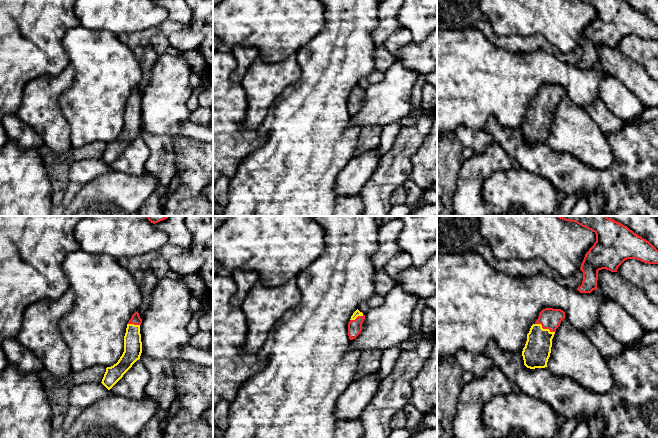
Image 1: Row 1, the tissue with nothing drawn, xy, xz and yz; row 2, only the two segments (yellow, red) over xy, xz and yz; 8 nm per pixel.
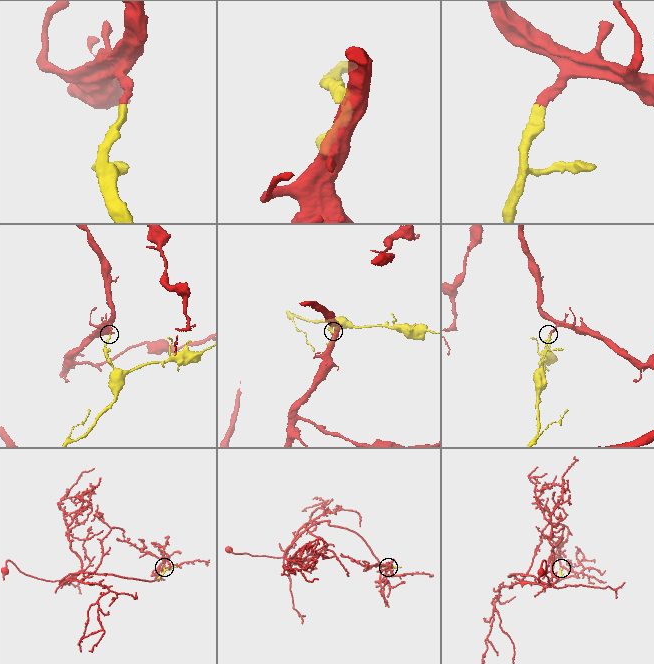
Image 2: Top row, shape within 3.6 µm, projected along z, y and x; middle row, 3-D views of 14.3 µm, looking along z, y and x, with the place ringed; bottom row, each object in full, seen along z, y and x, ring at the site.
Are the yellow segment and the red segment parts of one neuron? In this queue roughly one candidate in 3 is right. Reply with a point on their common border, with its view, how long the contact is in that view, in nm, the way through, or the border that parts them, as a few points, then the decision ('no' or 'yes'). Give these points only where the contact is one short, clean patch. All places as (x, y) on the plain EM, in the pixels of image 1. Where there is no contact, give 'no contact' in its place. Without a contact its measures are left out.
contact yz (544, 105); length 180 nm; way yz (536, 128), (539, 113), (544, 105), (549, 94); yes

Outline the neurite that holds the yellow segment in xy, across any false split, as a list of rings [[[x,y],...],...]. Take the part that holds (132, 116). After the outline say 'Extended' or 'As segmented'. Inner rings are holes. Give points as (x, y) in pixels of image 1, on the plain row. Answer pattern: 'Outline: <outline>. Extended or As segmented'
Outline: [[[138,87],[135,88],[129,96],[124,112],[124,128],[118,138],[111,143],[106,144],[106,148],[102,155],[102,160],[110,166],[132,143],[132,141],[140,135],[142,129],[142,118],[140,110],[140,101],[142,95]]]. Extended

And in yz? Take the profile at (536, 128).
Outline: [[[543,85],[527,110],[527,117],[522,127],[524,141],[527,144],[545,144],[550,133],[552,115],[565,88],[561,85]]]. Extended

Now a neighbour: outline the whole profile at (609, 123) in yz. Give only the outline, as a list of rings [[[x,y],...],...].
[[[602,100],[584,108],[604,134],[614,134],[622,130],[625,122],[613,114]]]

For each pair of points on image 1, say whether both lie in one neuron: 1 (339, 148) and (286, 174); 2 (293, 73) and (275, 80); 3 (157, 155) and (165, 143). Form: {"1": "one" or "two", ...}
{"1": "one", "2": "one", "3": "one"}

